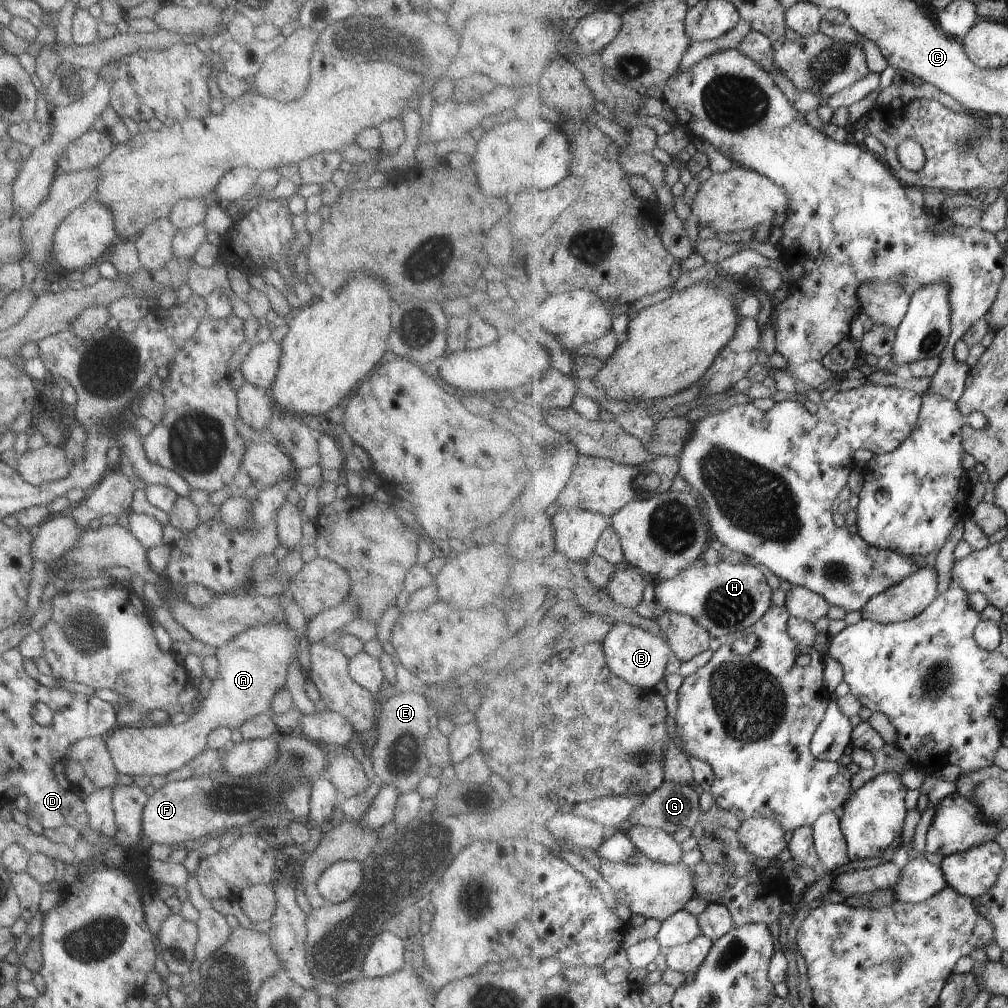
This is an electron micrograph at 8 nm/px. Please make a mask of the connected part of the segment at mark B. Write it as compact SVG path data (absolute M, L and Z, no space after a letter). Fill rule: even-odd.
M628 623L613 624L611 632L602 644L611 672L618 678L647 691L652 691L664 679L669 656L673 654L671 644L663 635L653 634L645 628Z

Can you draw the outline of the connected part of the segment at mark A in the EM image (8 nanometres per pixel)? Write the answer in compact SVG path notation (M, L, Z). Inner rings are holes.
M285 622L258 624L216 647L214 657L218 662L217 674L205 698L199 698L199 710L191 714L186 722L167 722L140 728L115 726L107 734L104 743L115 770L131 777L138 774L166 775L207 748L205 740L212 730L217 727L238 728L247 719L269 712L273 695L283 687L285 668L295 659L295 635Z

